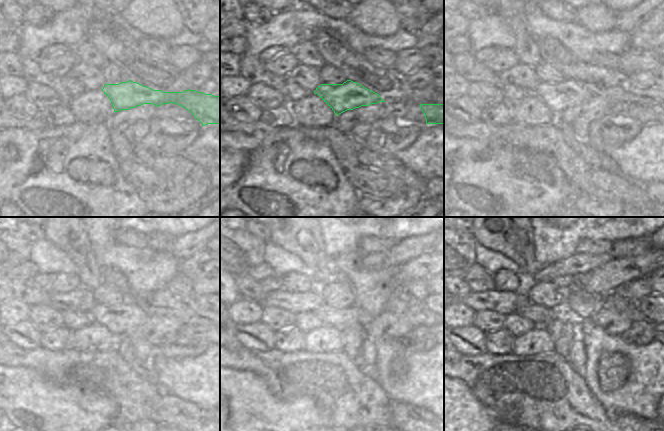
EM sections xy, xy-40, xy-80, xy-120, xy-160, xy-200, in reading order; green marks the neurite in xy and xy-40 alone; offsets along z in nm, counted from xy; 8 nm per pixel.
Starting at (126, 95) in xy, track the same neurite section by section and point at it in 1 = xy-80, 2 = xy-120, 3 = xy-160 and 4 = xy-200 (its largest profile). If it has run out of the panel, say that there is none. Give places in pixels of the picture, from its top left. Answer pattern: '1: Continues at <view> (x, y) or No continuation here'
1: Continues at xy-80 (561, 97)
2: Continues at xy-120 (123, 319)
3: Continues at xy-160 (339, 318)
4: Continues at xy-200 (540, 316).

